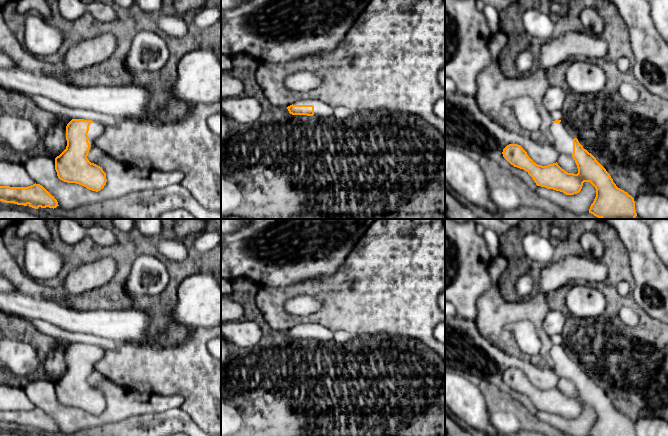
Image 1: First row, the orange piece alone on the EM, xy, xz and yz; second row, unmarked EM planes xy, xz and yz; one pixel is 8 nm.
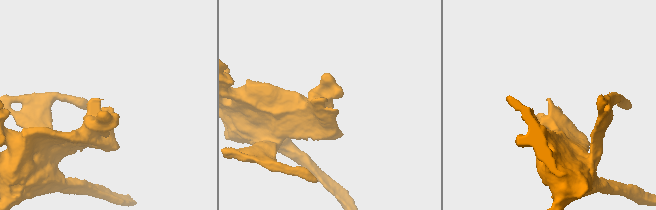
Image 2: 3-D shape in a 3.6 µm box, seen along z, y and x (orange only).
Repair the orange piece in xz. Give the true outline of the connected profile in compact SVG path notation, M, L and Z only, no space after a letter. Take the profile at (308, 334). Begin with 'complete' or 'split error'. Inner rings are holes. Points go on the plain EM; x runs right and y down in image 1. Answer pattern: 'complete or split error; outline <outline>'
split error; outline M312 323L297 325L288 330L287 333L292 339L314 339L320 343L334 342L334 334L331 330Z

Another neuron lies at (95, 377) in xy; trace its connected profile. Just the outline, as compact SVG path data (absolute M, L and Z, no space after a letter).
M94 370L88 377L88 384L91 387L95 387L102 379L104 376L97 370Z

